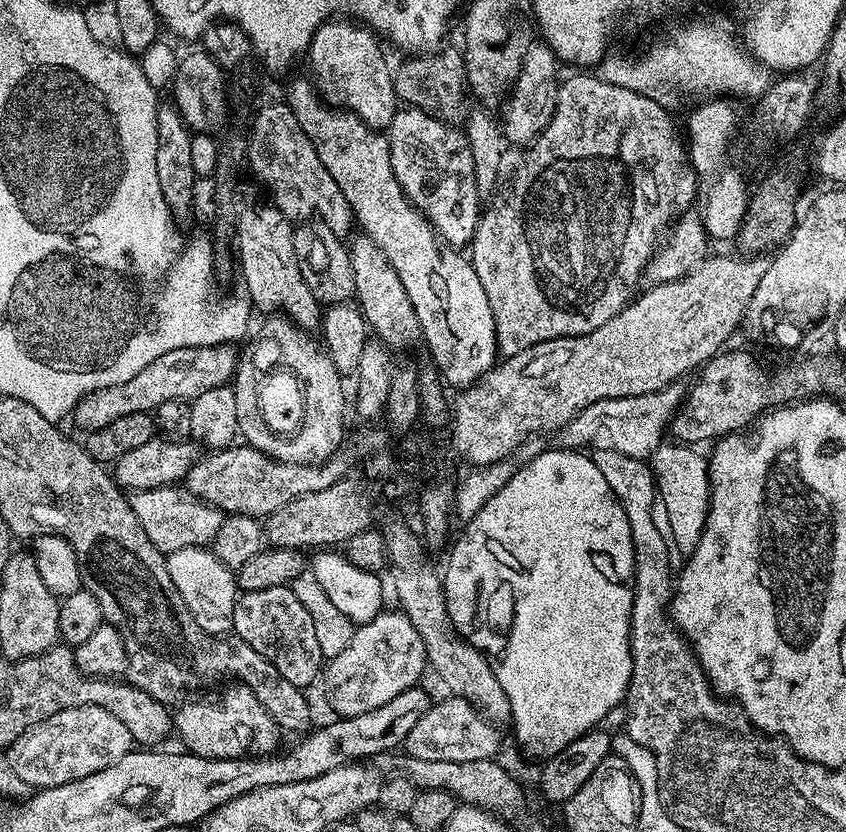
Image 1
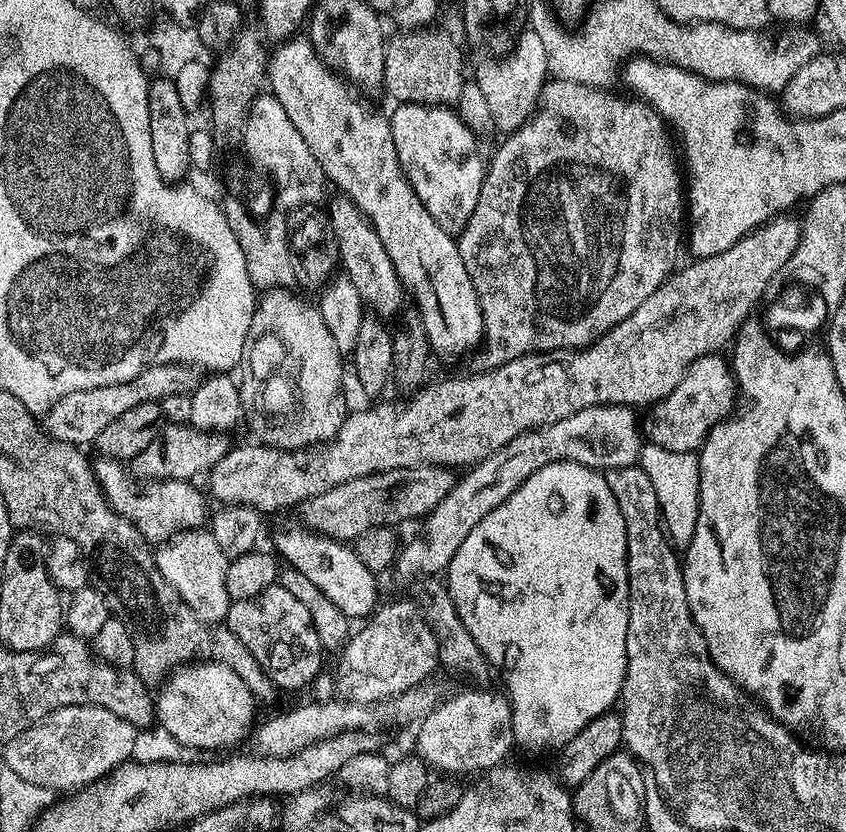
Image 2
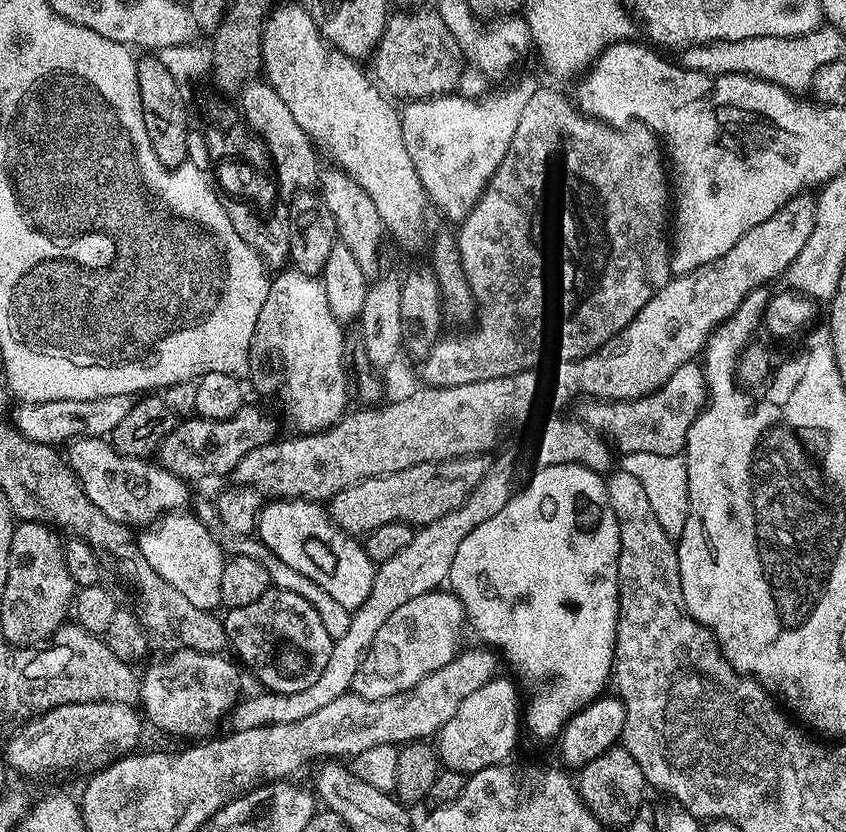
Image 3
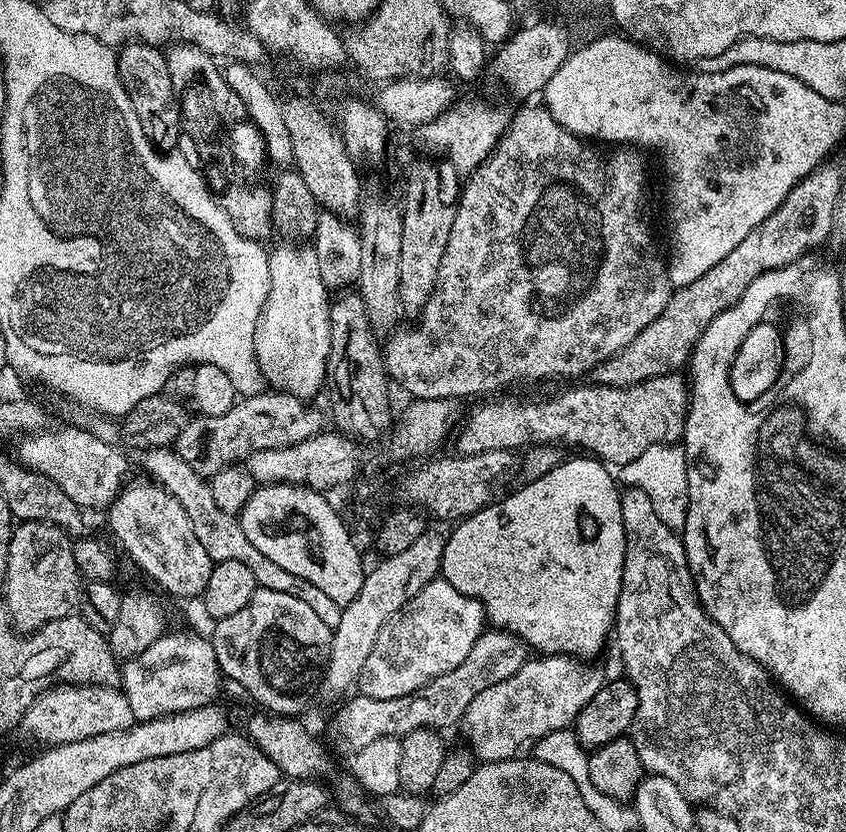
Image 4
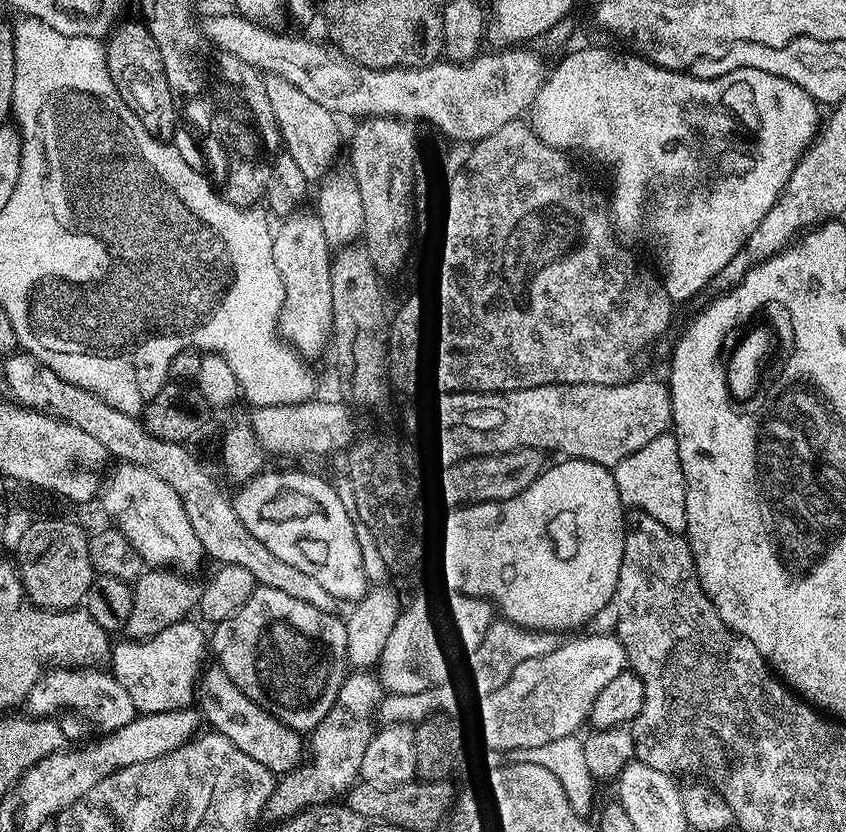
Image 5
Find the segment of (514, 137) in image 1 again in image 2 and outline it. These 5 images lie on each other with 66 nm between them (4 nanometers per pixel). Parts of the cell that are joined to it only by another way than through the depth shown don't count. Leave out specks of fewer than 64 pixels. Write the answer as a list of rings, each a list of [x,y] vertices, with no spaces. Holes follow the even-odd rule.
[[[525,30],[507,54],[484,59],[488,60],[477,66],[474,81],[482,88],[482,93],[486,94],[493,127],[502,134],[514,133],[537,111],[540,95],[550,79],[545,47],[536,33]]]

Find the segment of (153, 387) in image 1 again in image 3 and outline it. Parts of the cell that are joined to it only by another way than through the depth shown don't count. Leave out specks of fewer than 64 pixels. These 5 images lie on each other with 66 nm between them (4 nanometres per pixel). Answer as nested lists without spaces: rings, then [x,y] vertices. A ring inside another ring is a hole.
[[[111,396],[97,400],[47,400],[37,404],[21,403],[16,412],[15,431],[39,444],[63,445],[82,436],[111,437],[114,426],[134,403],[131,396]]]

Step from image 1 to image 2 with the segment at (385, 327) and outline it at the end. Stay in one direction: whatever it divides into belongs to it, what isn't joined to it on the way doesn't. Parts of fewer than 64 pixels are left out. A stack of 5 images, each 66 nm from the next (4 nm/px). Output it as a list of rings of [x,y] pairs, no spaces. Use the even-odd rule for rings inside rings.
[[[336,194],[326,211],[338,242],[343,275],[354,282],[354,290],[358,290],[365,305],[375,315],[381,318],[399,317],[406,304],[406,289],[401,284],[394,270],[394,262],[390,262],[390,254],[386,254],[386,246],[382,246],[382,238],[378,238],[374,226],[360,213],[358,206],[354,206],[352,199],[343,194]]]

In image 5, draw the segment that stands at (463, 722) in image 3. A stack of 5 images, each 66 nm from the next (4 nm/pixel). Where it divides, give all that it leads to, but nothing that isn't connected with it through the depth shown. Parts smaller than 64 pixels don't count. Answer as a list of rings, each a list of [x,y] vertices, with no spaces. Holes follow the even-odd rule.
[[[612,634],[561,643],[550,654],[526,662],[506,686],[479,701],[483,743],[496,752],[516,754],[567,735],[577,735],[579,728],[589,723],[592,707],[602,690],[625,671],[628,663],[624,643]]]

